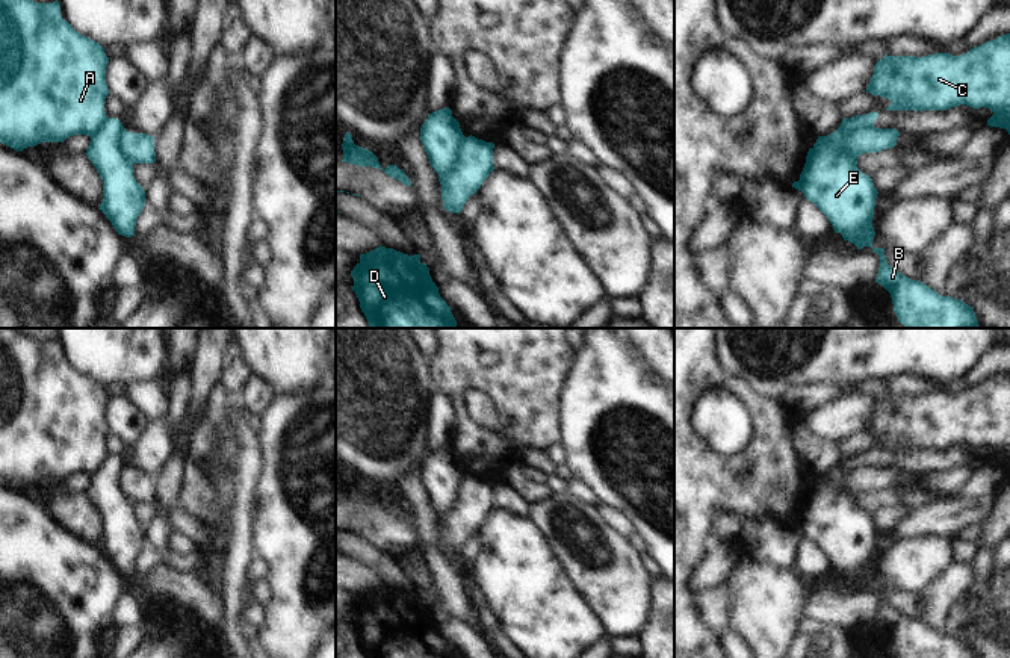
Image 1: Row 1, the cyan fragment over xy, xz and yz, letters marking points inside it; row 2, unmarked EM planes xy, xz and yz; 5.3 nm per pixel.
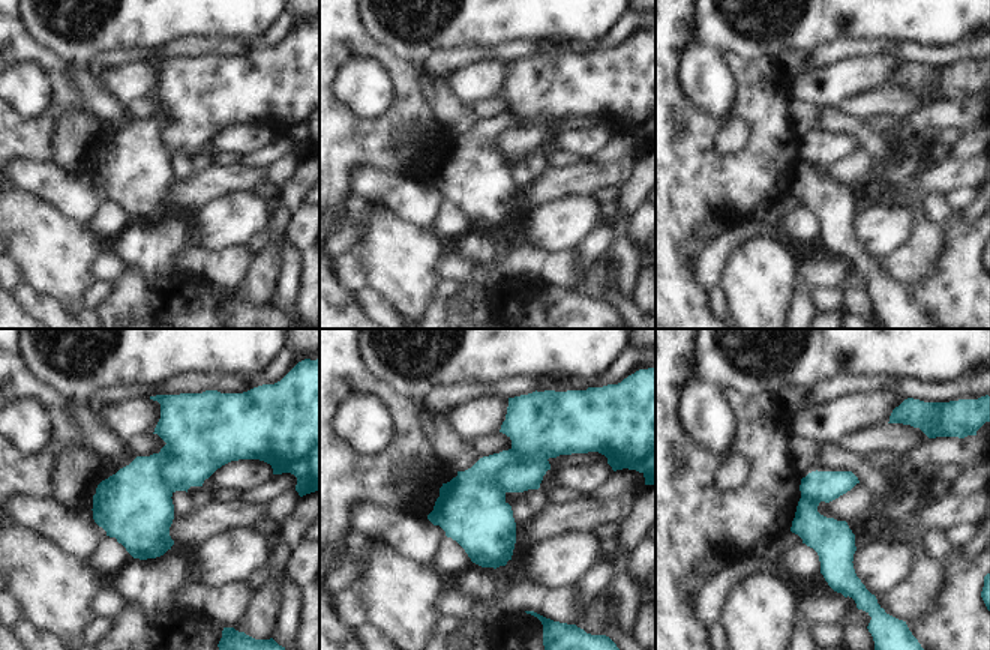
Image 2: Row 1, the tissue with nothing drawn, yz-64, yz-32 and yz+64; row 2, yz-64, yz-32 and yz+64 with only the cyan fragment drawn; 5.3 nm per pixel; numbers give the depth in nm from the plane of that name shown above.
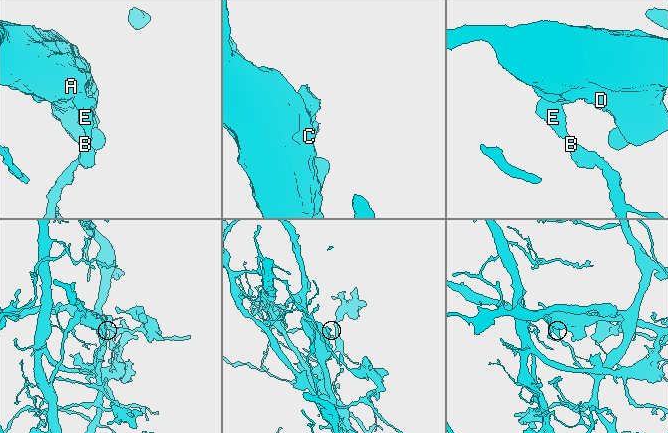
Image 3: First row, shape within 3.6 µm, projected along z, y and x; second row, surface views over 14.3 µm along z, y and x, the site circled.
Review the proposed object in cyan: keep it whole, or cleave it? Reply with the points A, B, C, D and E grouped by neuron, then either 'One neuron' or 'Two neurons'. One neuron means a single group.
Groups: A C D / B E. Two neurons.

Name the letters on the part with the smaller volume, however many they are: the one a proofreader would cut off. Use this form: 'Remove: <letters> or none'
Remove: A, C, D

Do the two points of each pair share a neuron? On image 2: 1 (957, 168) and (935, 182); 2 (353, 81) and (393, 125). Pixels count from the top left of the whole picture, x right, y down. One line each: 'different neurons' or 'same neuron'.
1: same neuron
2: different neurons

